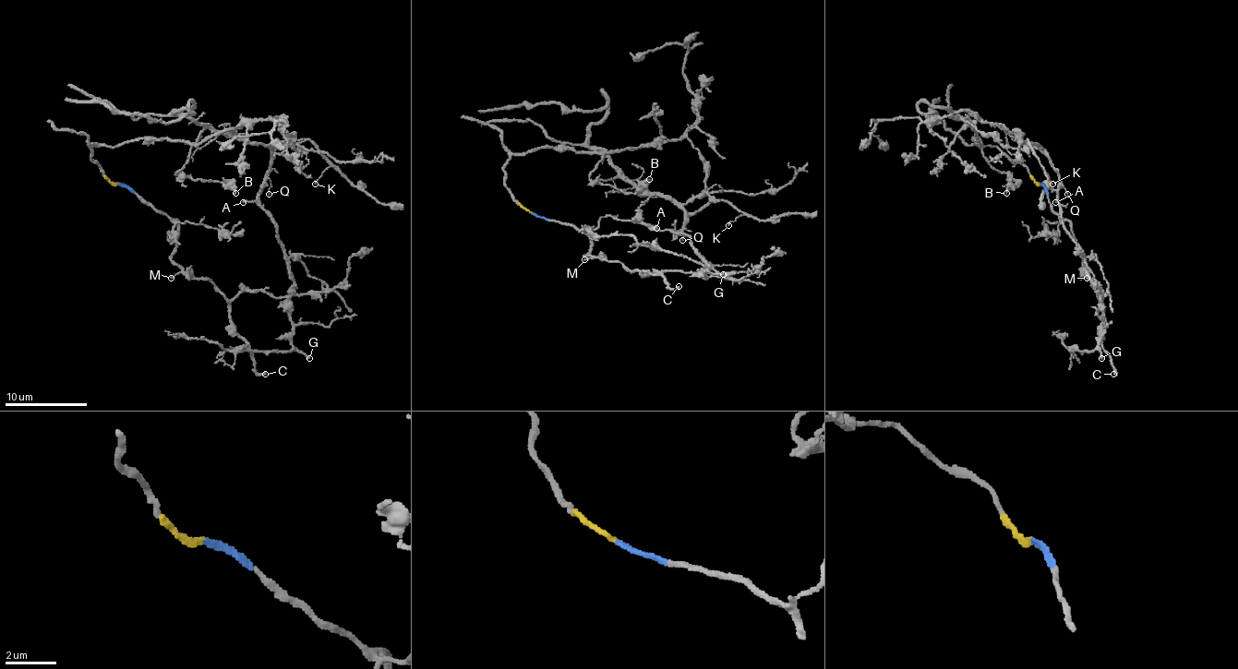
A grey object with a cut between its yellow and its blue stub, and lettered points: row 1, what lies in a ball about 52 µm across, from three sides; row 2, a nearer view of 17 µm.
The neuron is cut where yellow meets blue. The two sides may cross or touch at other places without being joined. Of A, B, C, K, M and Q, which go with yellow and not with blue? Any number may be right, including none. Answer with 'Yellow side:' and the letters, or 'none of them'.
Yellow side: A, B, K, Q

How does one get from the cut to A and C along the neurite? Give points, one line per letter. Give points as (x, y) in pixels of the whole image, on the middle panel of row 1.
A: (531, 213), (504, 183), (512, 156), (685, 137), (705, 190), (685, 205), (679, 232), (655, 227)
C: (533, 213), (576, 225), (590, 240), (586, 256), (605, 256), (643, 277), (660, 275), (670, 289), (679, 287)

